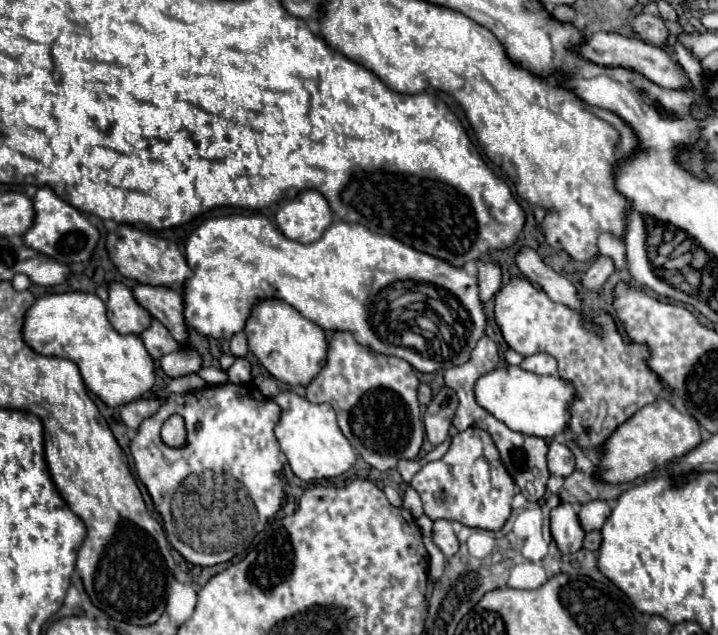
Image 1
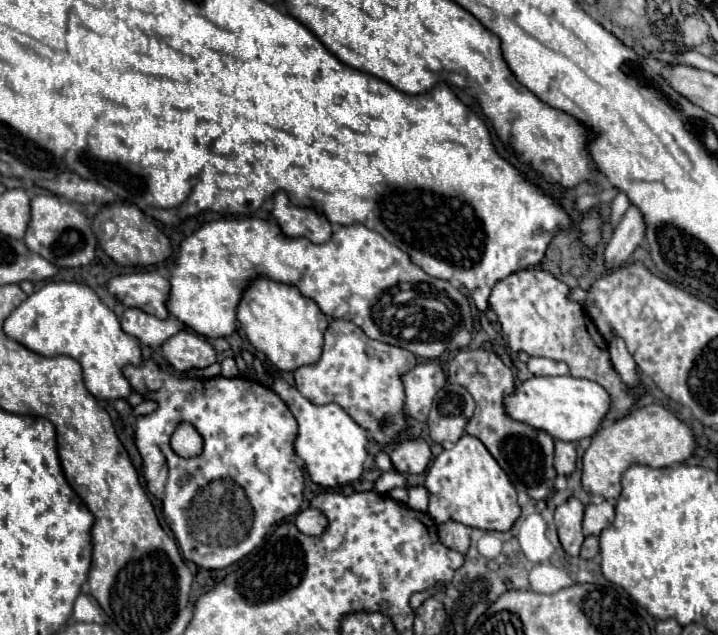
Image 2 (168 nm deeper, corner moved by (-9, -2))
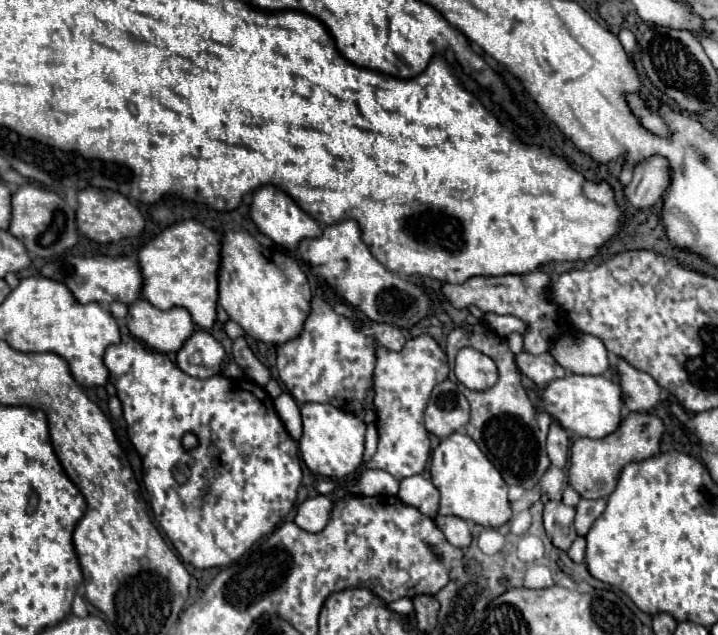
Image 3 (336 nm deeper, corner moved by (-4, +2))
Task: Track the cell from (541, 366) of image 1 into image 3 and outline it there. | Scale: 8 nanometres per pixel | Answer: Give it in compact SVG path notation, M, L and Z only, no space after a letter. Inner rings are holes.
M521 351L517 355L517 365L519 365L521 373L527 375L541 389L547 387L553 379L567 375L567 371L559 363L555 363L555 359L549 353L531 355L527 351Z

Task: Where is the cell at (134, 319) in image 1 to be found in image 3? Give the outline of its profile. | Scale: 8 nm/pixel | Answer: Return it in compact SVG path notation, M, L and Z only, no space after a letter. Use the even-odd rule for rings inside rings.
M143 299L129 307L127 327L131 335L163 353L179 351L195 333L195 323L185 307L161 311Z

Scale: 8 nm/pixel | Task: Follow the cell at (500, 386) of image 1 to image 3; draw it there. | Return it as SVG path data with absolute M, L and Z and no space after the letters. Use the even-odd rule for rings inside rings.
M567 373L561 379L551 381L537 403L539 411L547 411L553 415L563 429L581 435L581 437L591 437L599 439L609 433L613 433L621 419L623 419L623 395L619 383L603 377L603 375L577 375L577 373Z

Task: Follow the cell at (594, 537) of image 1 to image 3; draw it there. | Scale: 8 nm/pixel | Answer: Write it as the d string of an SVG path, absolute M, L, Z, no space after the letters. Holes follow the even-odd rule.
M577 537L571 545L571 549L567 551L567 555L575 561L575 563L583 563L585 559L585 539L583 537Z

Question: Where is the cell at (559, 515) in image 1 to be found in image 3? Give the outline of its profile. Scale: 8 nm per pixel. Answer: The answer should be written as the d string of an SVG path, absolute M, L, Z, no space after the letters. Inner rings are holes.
M547 501L545 503L543 525L545 525L547 537L551 539L551 543L555 547L559 547L563 551L567 551L577 537L575 527L573 527L573 517L575 517L573 507L567 507L561 501Z

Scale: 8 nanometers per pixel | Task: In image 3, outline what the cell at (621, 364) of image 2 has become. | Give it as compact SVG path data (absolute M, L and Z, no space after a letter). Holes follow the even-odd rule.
M619 359L619 363L617 363L617 371L619 371L619 385L623 389L625 407L629 411L647 413L657 407L661 387L653 381L651 375L631 367L623 359Z

